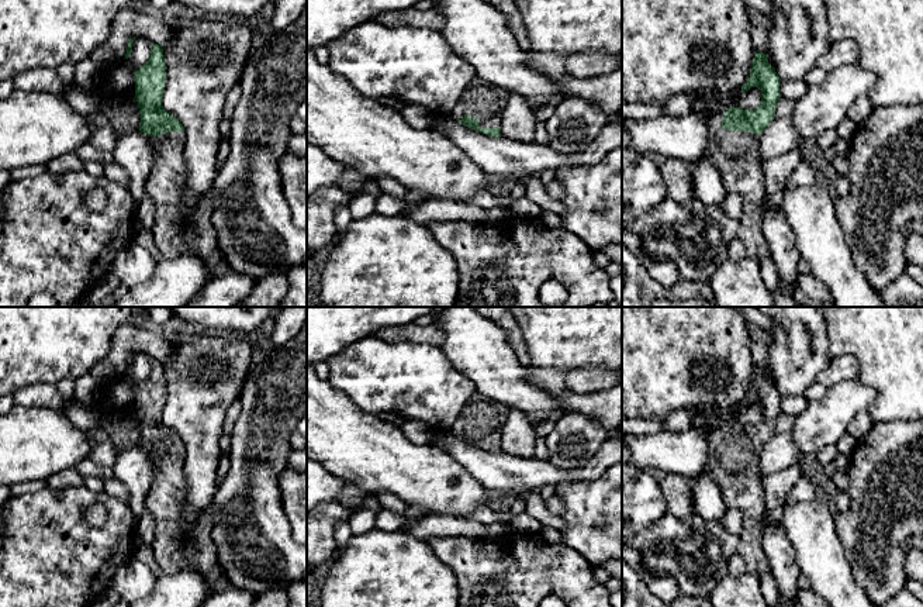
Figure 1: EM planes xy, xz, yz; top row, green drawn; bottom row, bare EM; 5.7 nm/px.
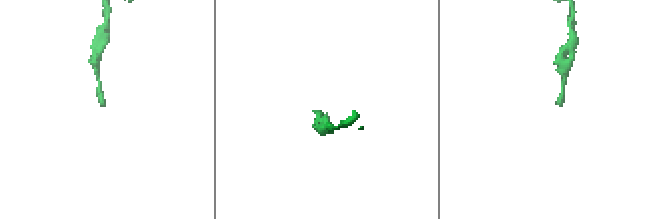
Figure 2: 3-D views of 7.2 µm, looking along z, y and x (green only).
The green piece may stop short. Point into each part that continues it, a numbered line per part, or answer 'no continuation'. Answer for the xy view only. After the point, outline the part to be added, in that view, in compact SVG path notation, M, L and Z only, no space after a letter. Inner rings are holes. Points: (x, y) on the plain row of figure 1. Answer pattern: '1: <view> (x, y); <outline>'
1: xy (165, 502); M166 448L152 455L156 466L155 480L145 497L145 510L155 520L155 538L151 544L162 573L172 575L193 568L207 582L219 589L222 570L217 546L211 538L210 508L190 525L190 538L179 541L184 518L187 484L184 479L186 448Z

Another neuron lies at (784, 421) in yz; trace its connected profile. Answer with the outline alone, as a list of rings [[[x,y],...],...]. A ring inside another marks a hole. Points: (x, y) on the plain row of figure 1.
[[[781,411],[779,415],[777,417],[775,432],[777,434],[791,432],[794,428],[795,418],[796,417]]]

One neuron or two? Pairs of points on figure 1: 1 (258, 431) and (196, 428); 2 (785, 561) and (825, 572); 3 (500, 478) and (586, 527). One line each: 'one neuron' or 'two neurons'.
1: two neurons
2: two neurons
3: two neurons

